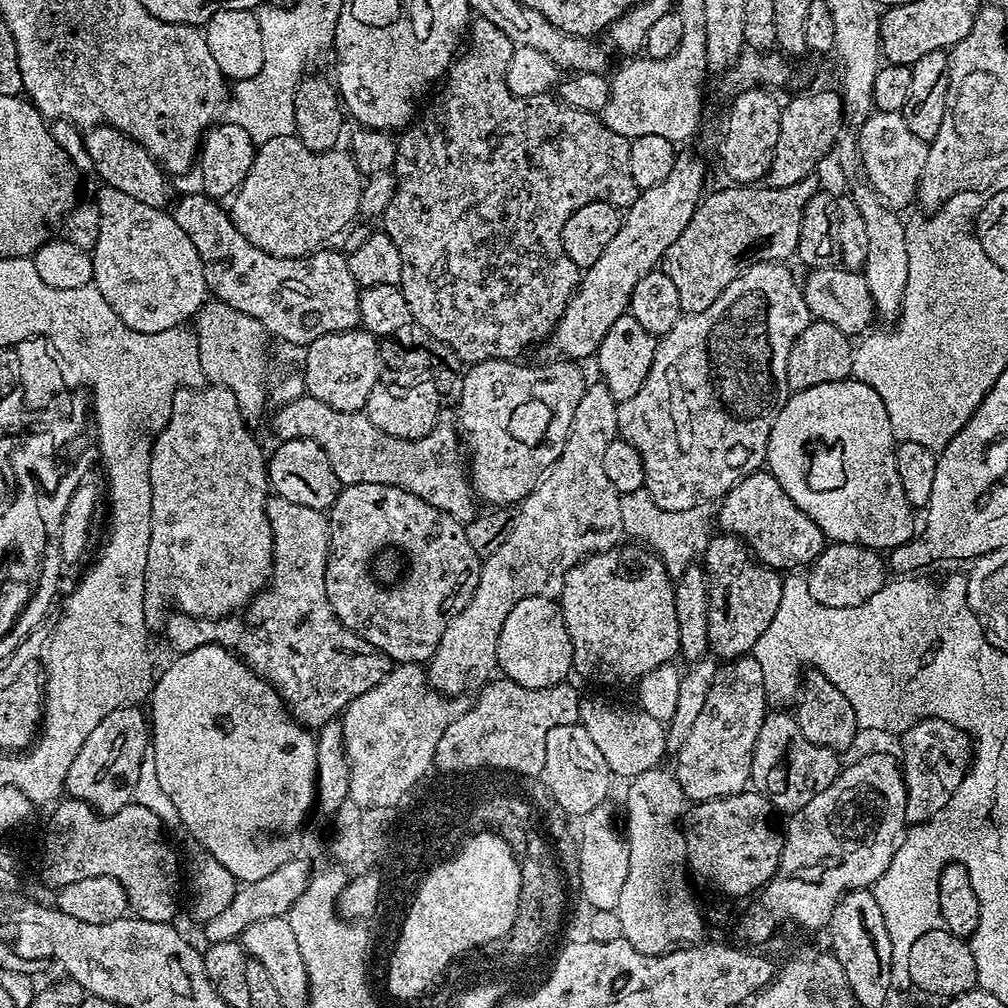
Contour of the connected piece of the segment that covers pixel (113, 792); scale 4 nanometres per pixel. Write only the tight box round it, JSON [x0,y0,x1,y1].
[67,707,153,814]

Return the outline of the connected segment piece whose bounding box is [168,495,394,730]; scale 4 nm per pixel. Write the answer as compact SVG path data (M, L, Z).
M273 495L268 500L268 521L272 527L272 536L276 539L272 578L270 586L248 605L248 624L236 620L240 618L209 620L202 616L172 614L176 616L168 620L168 640L176 654L211 644L231 648L249 668L263 676L284 697L284 703L297 724L309 730L319 730L347 712L362 694L383 684L391 676L394 664L386 653L379 652L374 645L366 642L366 638L348 629L330 606L330 598L326 594L330 535L328 516L310 506L298 506L294 502L286 502L286 498Z

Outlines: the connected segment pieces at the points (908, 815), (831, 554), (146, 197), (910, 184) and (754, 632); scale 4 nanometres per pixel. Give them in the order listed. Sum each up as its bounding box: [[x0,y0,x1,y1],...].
[[902,720,974,826],[807,543,886,608],[84,125,173,209],[858,111,929,210],[702,534,784,662]]

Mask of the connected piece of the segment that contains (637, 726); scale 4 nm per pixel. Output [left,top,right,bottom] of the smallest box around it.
[581,705,666,780]

